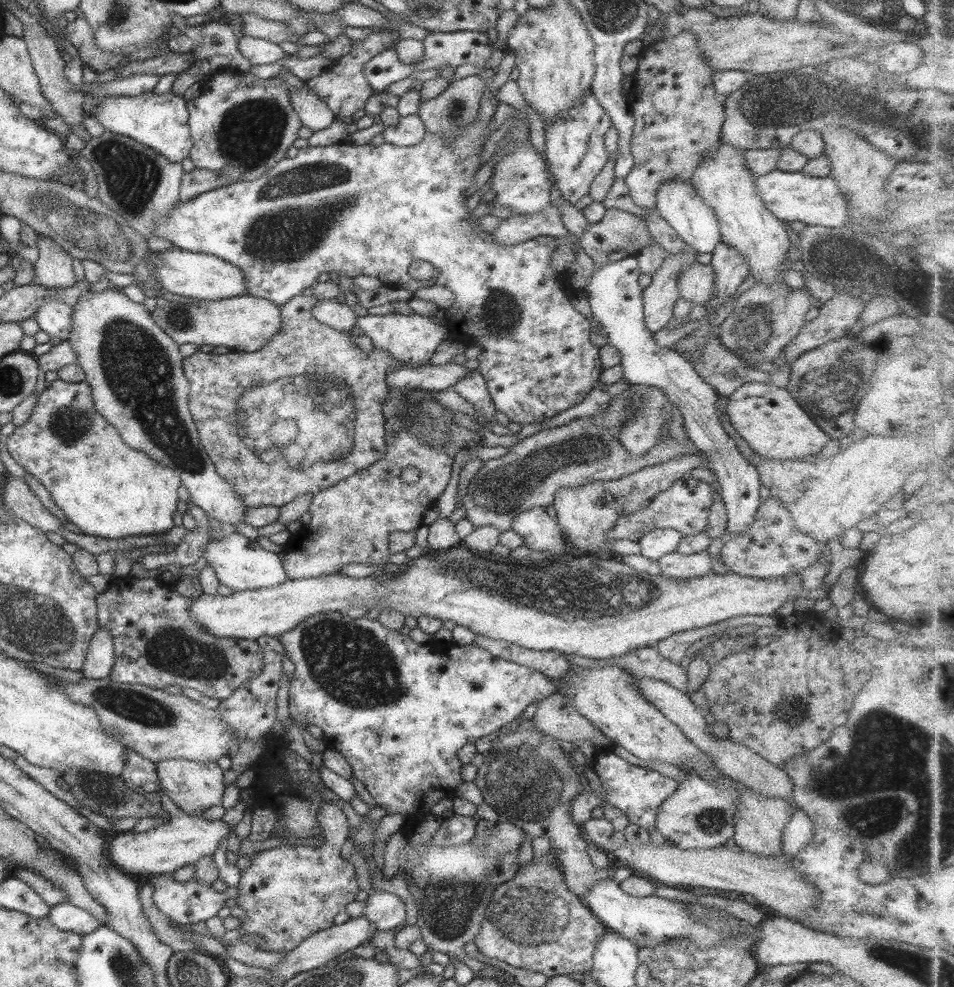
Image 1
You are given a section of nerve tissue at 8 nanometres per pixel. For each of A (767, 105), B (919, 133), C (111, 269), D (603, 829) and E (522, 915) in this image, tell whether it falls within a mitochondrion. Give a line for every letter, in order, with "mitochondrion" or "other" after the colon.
A: mitochondrion
B: mitochondrion
C: other
D: other
E: mitochondrion

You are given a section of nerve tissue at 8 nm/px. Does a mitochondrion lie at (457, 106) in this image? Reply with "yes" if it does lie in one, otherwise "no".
yes

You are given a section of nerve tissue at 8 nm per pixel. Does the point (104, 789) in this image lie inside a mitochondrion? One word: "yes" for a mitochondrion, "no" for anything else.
yes

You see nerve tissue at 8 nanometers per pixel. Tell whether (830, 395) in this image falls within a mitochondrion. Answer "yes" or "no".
yes

